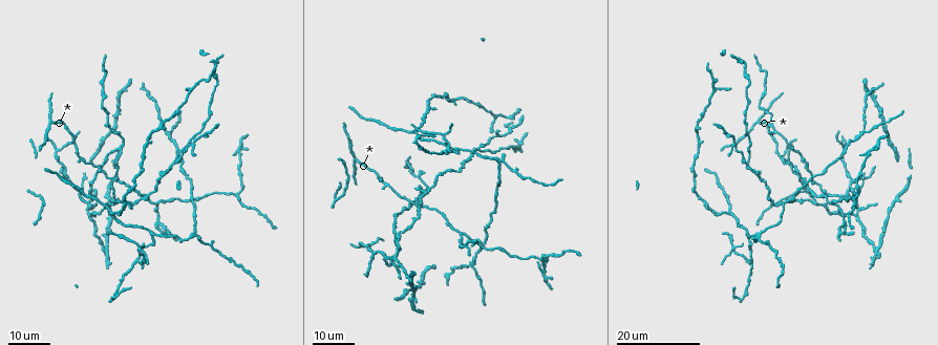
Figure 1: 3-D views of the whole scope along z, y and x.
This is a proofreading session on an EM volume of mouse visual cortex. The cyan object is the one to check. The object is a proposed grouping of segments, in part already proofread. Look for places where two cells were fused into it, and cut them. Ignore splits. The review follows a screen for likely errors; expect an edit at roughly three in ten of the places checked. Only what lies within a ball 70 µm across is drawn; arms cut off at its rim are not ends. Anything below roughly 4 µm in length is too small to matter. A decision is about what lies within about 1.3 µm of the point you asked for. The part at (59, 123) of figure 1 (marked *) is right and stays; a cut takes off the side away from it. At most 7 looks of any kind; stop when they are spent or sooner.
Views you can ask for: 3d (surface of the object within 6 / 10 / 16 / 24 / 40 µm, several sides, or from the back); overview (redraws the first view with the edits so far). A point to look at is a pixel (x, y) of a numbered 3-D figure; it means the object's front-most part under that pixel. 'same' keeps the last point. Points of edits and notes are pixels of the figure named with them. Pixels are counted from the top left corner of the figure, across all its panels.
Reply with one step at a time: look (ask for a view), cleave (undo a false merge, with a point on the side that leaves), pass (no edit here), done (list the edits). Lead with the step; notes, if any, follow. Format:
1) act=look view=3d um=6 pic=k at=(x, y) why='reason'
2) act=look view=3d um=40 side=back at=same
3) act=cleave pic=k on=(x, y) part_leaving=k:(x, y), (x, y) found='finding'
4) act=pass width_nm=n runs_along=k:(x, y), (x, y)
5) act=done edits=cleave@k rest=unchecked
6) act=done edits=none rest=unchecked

act=look view=3d um=16 pic=1 at=(153, 234)

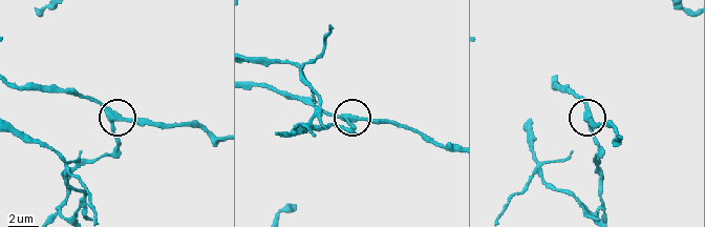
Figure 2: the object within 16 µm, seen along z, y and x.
act=look view=3d um=10 pic=2 at=(114, 119)

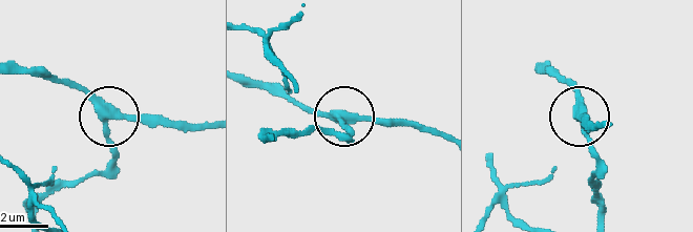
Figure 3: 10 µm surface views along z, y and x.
act=pass arms=3 runs_along=3:(536, 68), (547, 68), (569, 84), (595, 174) found='one cell here'

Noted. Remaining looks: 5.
act=look view=3d um=24 pic=1 at=(113, 215) why='small branch off a trunk'

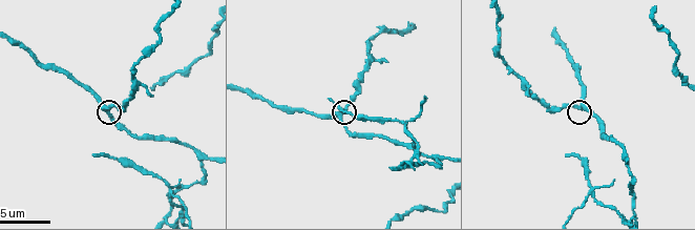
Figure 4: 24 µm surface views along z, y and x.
act=look view=3d um=10 pic=4 at=(105, 108)

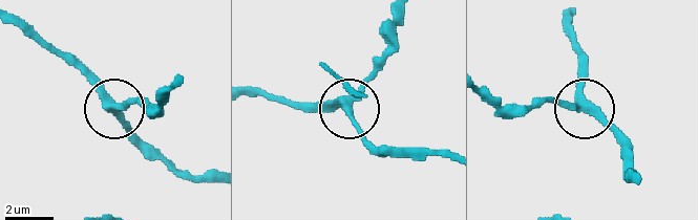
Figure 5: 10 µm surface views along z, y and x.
act=look view=3d um=6 pic=5 at=(349, 106)

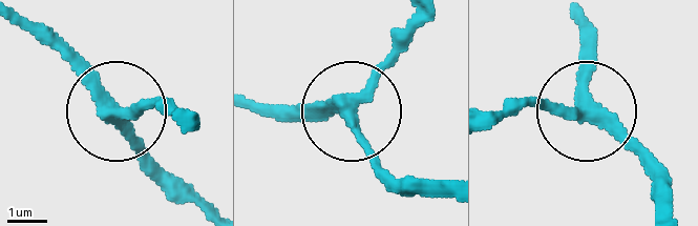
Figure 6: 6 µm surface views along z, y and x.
act=pass arms=3 runs_along=6:(24, 16), (111, 103), (171, 106) found='all the same cell'

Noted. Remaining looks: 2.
act=look view=3d um=16 pic=4 at=(400, 164) why='a fork'

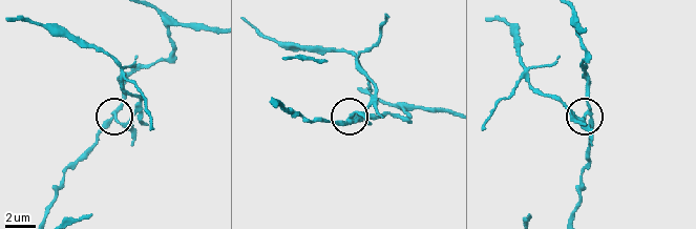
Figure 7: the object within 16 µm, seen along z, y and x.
act=cleave pic=7 on=(133, 125) side_arm_um=17 part_leaving=7:(350, 119), (375, 86), (353, 56), (289, 44), (251, 26) found='a second cell is stuck on'

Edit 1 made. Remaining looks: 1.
act=done edits=cleave@7 rest=unchecked

